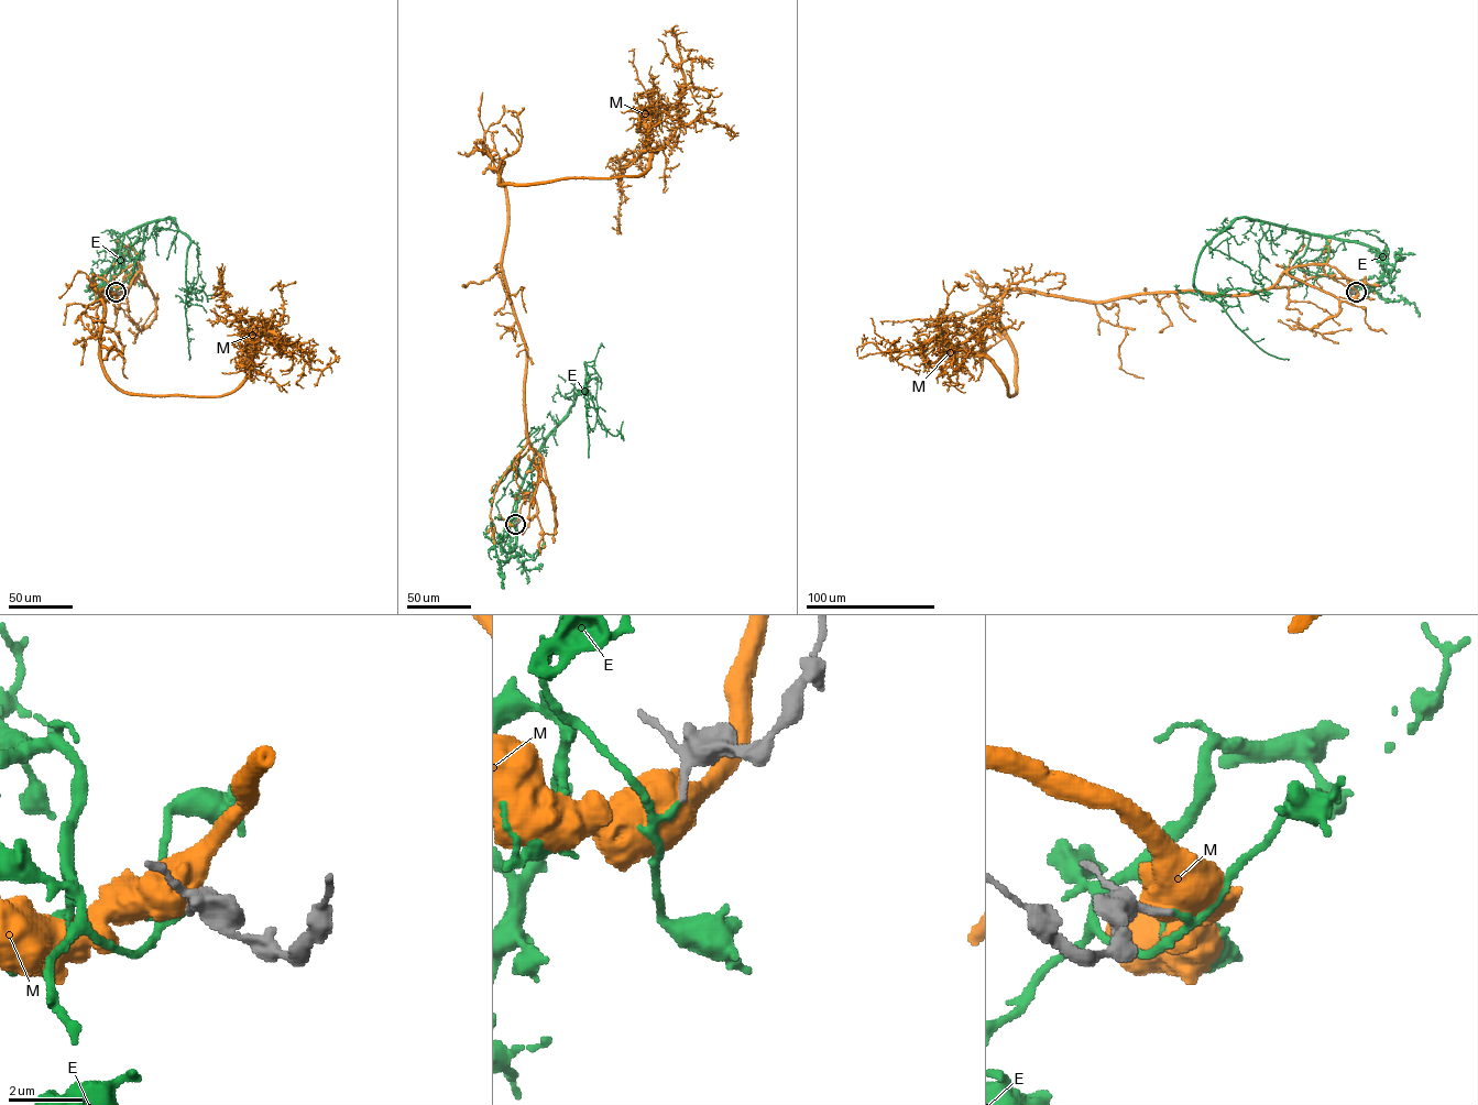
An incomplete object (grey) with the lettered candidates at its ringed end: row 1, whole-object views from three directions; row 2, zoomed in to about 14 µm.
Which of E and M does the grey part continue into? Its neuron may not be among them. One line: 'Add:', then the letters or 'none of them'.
Add: none of them

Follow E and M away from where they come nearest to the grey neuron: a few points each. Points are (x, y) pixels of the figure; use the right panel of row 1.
E: (1356, 292), (1380, 280), (1376, 249), (1246, 218), (1211, 241), (1194, 287), (1259, 348), (1289, 359)
M: (1356, 292), (1317, 264), (1232, 295), (1091, 302), (1009, 290), (994, 306), (1003, 330)

